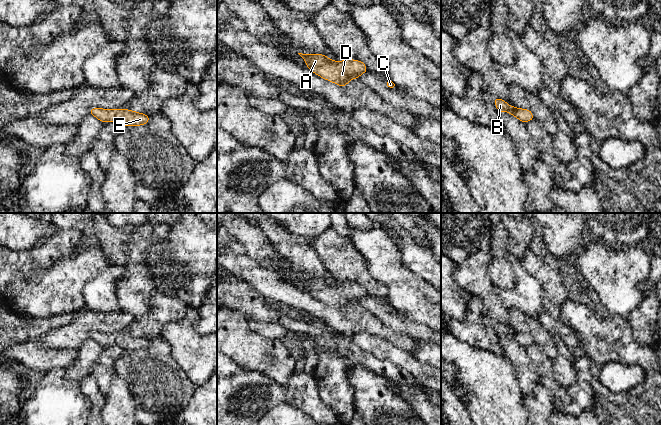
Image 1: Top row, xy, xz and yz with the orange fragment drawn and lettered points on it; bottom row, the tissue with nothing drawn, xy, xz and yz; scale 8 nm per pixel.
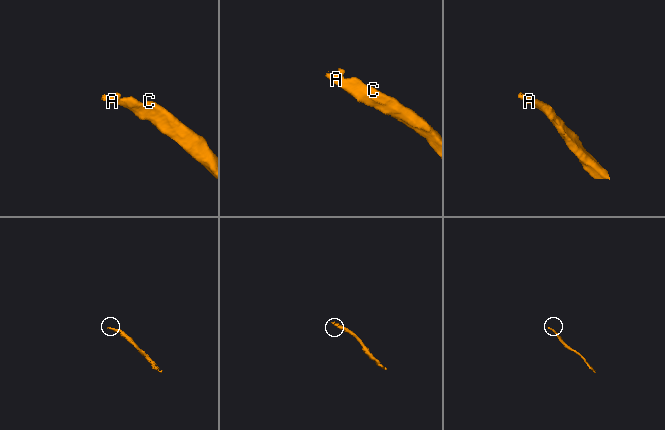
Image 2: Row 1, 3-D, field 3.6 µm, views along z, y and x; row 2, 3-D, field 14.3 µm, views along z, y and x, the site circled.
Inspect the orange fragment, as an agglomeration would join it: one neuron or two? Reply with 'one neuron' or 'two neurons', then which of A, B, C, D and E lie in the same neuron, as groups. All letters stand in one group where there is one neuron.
one neuron | A B C D E

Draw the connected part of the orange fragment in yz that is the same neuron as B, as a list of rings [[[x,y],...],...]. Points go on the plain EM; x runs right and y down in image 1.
[[[497,321],[494,323],[494,327],[499,337],[507,335],[511,339],[517,341],[523,347],[529,346],[534,343],[533,337],[529,333],[520,333],[510,330],[506,327],[506,325]]]

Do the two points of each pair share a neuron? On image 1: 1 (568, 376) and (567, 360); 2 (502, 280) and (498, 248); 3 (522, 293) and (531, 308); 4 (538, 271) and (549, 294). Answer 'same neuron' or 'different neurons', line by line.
1: same neuron
2: same neuron
3: same neuron
4: same neuron

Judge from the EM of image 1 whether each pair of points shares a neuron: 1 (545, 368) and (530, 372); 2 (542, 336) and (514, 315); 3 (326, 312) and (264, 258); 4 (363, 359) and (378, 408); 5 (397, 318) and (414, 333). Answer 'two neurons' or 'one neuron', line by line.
1: two neurons
2: one neuron
3: two neurons
4: two neurons
5: one neuron

